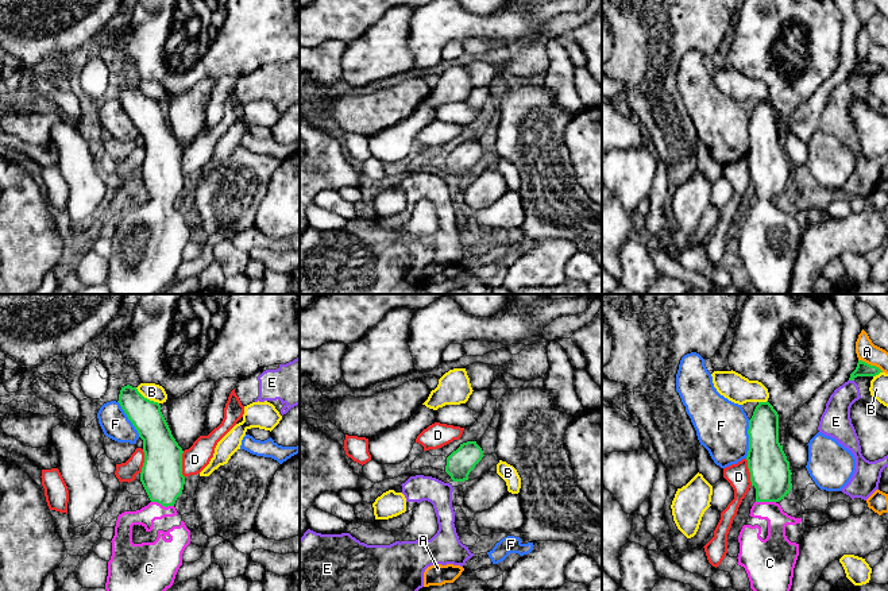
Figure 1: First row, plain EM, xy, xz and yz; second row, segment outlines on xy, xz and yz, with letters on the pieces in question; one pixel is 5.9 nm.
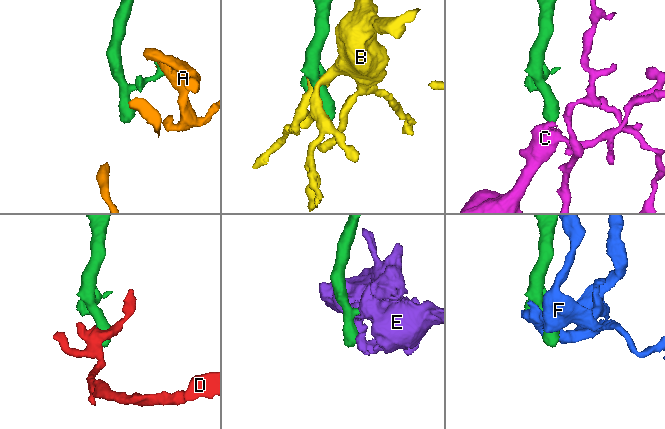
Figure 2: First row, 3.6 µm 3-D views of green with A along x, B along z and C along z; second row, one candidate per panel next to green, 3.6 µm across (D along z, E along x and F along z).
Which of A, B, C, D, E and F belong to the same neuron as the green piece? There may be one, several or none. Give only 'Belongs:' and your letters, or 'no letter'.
Belongs: C

